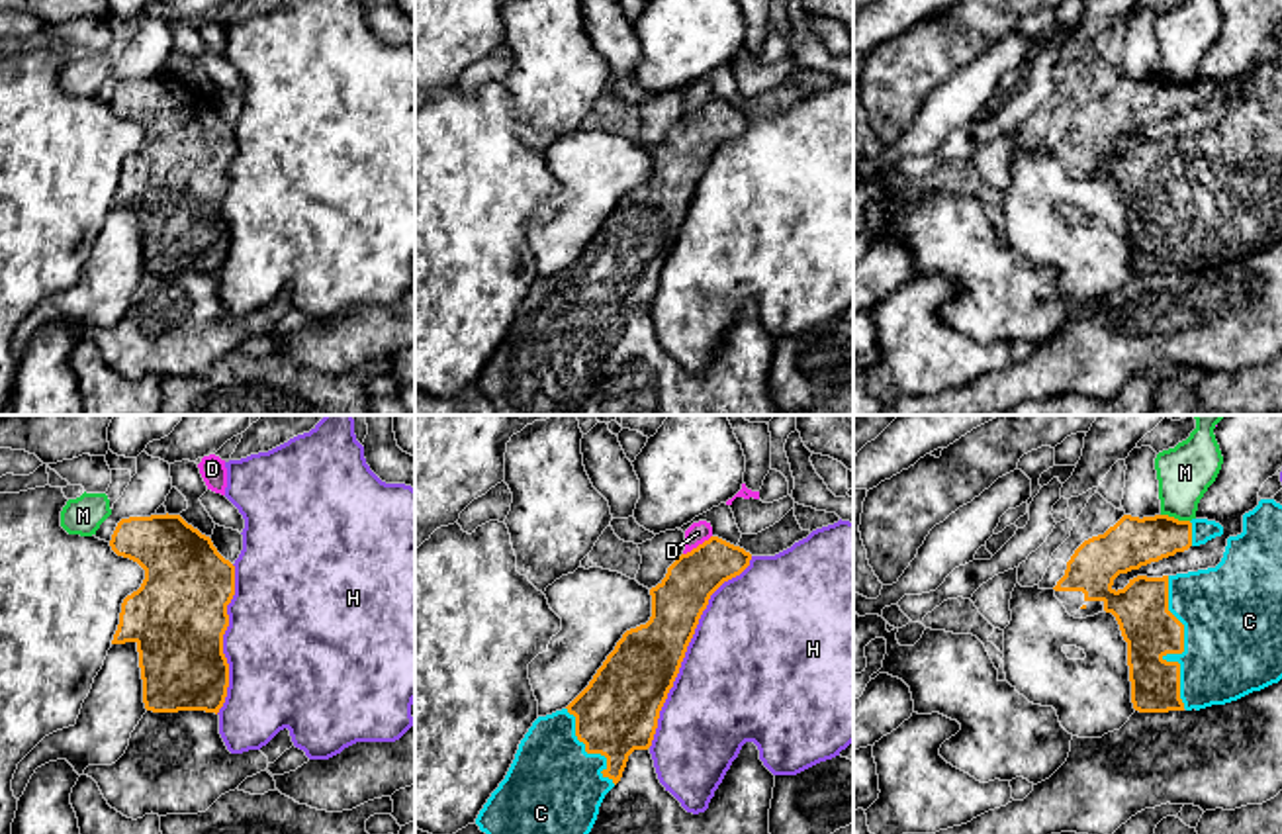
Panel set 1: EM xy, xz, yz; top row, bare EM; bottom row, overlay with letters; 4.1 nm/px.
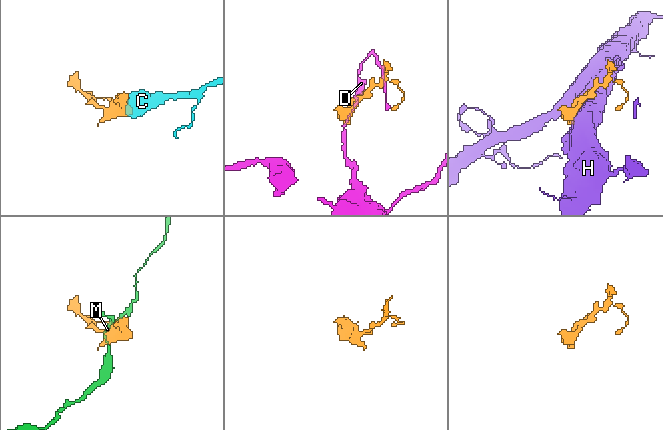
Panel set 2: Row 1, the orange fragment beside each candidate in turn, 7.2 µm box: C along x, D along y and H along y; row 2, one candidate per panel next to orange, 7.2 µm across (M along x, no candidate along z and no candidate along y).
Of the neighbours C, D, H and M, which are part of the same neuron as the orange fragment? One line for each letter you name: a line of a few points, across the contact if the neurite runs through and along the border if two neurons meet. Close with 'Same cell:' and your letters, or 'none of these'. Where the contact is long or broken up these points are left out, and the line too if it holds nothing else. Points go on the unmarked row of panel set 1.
Same cell: C

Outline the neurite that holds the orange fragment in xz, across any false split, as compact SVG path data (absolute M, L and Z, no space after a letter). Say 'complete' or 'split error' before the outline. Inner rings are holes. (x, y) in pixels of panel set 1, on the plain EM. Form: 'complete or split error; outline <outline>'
split error; outline M710 98L681 116L650 151L652 178L617 204L589 247L562 272L538 278L476 386L497 415L577 415L605 356L620 343L628 317L652 307L660 272L710 157L750 127L752 116Z

